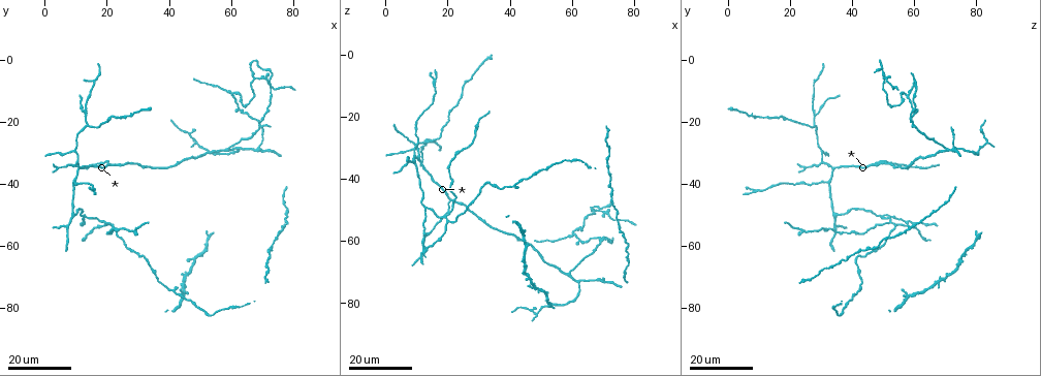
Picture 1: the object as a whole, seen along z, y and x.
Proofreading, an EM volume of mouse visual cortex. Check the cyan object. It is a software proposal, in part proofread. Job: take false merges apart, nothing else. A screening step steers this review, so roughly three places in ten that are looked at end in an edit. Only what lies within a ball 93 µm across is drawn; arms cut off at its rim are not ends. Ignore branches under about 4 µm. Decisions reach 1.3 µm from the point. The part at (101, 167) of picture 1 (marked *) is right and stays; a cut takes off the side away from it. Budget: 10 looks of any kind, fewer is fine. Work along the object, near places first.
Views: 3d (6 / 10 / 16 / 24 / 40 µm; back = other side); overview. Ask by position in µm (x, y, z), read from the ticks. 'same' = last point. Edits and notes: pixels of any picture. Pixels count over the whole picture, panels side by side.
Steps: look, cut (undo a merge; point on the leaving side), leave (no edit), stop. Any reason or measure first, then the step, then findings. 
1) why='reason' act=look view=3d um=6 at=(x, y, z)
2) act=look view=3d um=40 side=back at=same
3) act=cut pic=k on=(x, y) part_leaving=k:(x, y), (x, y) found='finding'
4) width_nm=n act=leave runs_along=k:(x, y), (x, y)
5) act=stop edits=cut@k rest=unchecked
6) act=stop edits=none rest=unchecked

why='calibre changes' act=look view=3d um=24 at=(53.5, 7.5, 60.0)

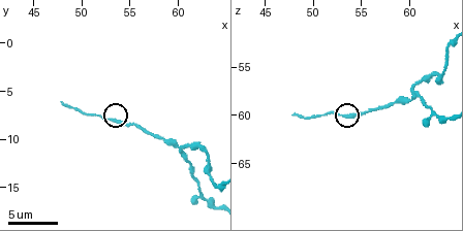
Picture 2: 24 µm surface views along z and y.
why='closer look' act=look view=3d um=6 at=(52.8, 8.2, 59.8)

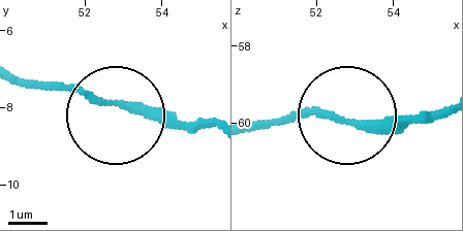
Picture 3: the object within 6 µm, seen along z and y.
act=look view=3d um=6 side=back at=(53.00, 7.95, 60.00)

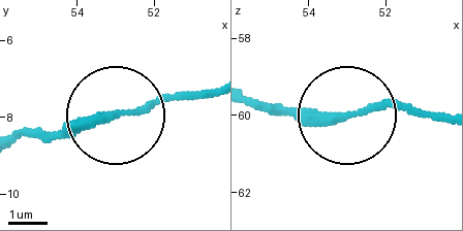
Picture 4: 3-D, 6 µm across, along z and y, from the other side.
act=leave runs_along=4:(253, 98), (303, 111), (441, 111) found='one neuron here'

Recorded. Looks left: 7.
why='arms part here' act=look view=3d um=10 at=(60.2, 11.4, 57.6)

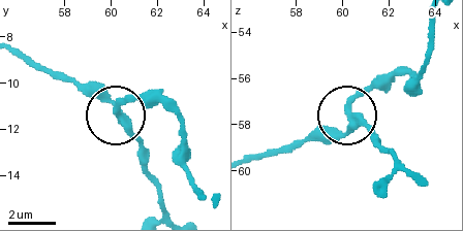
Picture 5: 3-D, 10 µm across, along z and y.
why='zoom in' act=look view=3d um=6 at=(60.5, 11.4, 57.9)

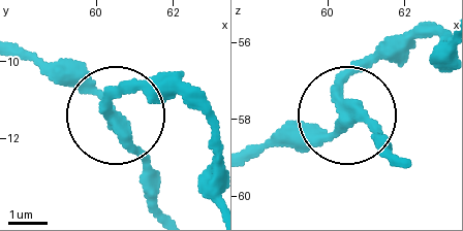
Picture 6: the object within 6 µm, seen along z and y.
arms=3 act=leave runs_along=6:(398, 153), (355, 120), (273, 139) found='continuous, no second neuron'

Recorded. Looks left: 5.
act=look view=3d um=16 at=(69.0, 28.0, 72.5)

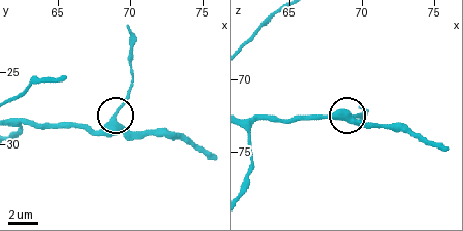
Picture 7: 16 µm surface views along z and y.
why='zoom in' act=look view=3d um=10 at=same

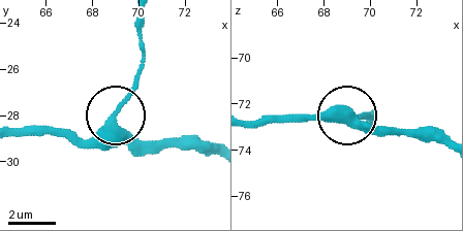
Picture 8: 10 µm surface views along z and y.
width_nm=380 act=leave runs_along=8:(252, 120), (374, 113) found='all the same neuron'

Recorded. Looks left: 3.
why='thin arm on a thick one' act=look view=3d um=16 at=(13.0, 50.0, 49.0)

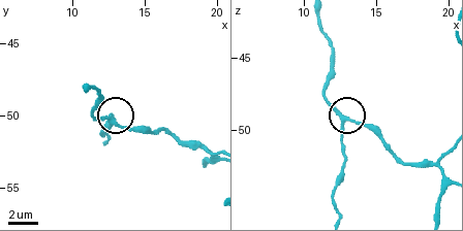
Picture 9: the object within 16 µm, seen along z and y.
act=look view=3d um=10 at=(12.8, 50.6, 49.2)

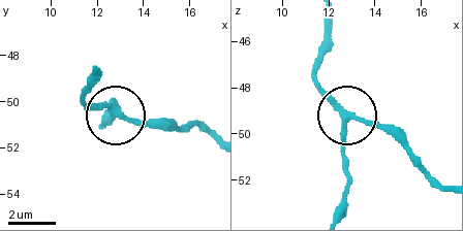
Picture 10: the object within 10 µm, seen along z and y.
arms=3 act=leave runs_along=10:(326, 20), (326, 48), (314, 78), (344, 120), (344, 171) found='continuous, no second neuron'

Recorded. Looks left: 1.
act=stop edits=none rest=unchecked

